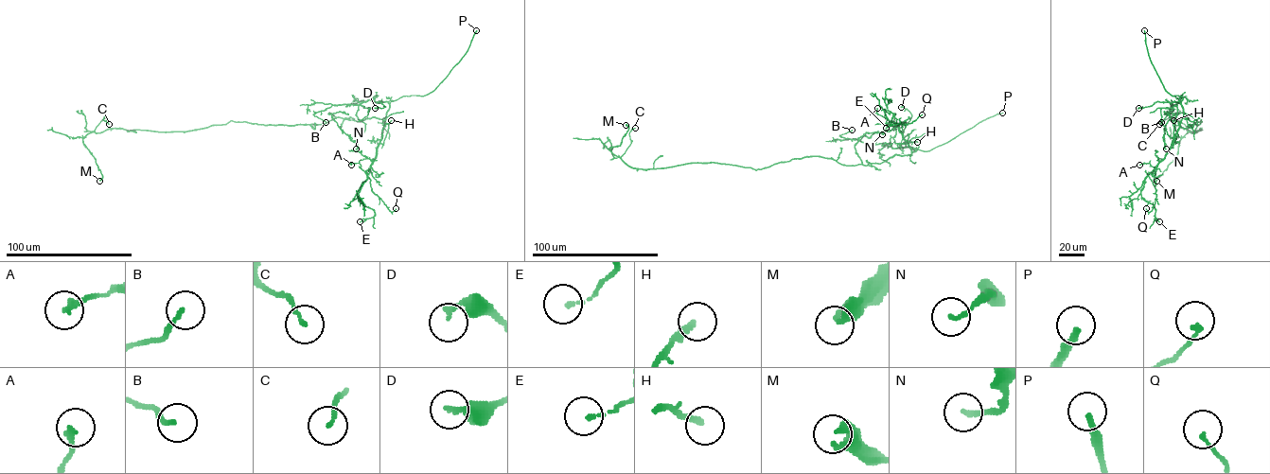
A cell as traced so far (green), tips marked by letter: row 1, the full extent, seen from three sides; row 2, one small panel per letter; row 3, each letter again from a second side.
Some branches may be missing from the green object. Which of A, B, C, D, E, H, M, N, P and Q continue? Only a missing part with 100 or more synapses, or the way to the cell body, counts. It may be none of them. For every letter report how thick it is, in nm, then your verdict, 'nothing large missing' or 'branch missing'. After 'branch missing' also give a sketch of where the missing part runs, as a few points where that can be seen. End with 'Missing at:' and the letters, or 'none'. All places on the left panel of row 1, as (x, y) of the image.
A: 240 nm thick; nothing large missing
B: 170 nm thick; nothing large missing
C: 150 nm thick; nothing large missing
D: 170 nm thick; nothing large missing
E: 140 nm thick; nothing large missing
H: 200 nm thick; nothing large missing
M: 320 nm thick; nothing large missing
N: 170 nm thick; nothing large missing
P: 240 nm thick; branch missing; missing branch runs (476, 30), (482, 3)
Q: 160 nm thick; nothing large missing
Missing at: P

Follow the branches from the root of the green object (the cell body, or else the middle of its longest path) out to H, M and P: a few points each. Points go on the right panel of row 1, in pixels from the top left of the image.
H: (1189, 125), (1196, 124), (1197, 117), (1193, 121), (1187, 117), (1181, 119), (1172, 144), (1173, 120)
M: (1189, 125), (1202, 121), (1194, 131), (1200, 130), (1189, 131), (1181, 139), (1177, 157), (1156, 181)
P: (1189, 125), (1196, 124), (1197, 117), (1185, 118), (1182, 96), (1165, 90), (1149, 56), (1144, 30)

